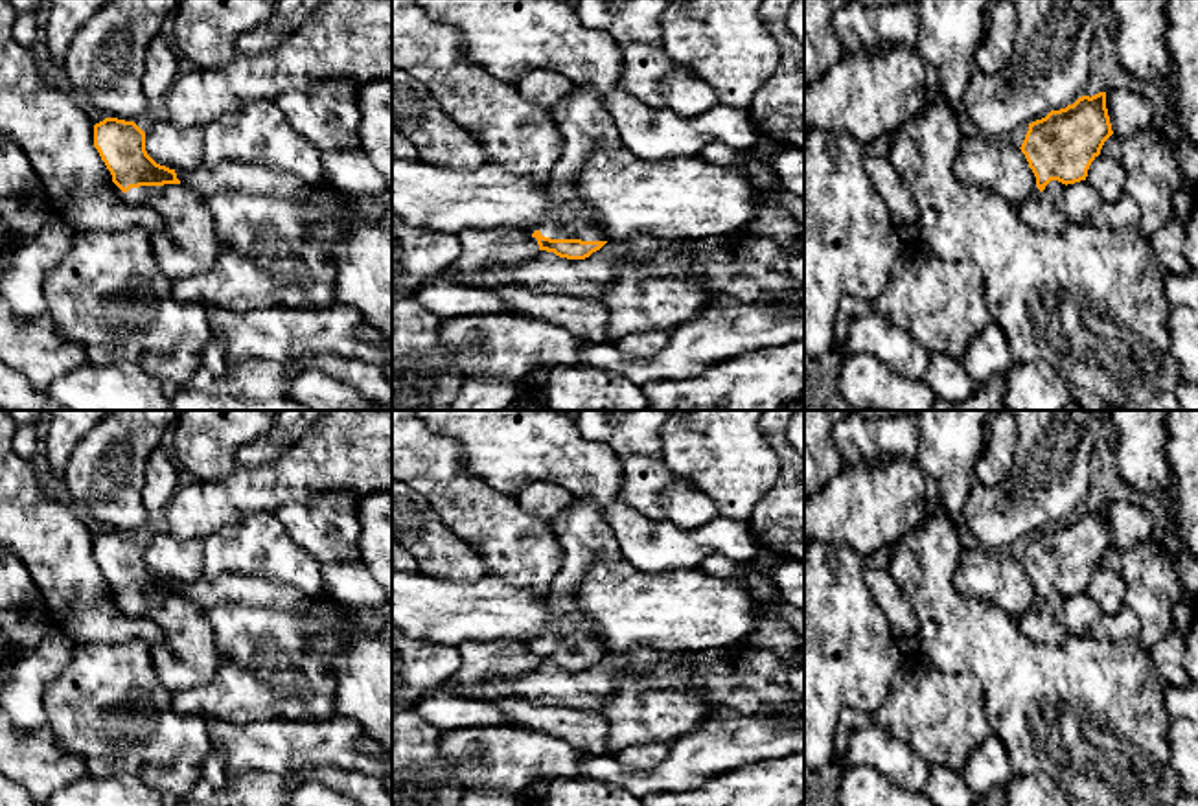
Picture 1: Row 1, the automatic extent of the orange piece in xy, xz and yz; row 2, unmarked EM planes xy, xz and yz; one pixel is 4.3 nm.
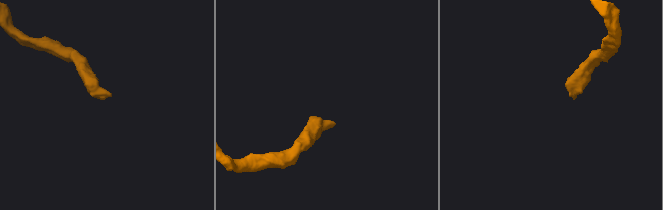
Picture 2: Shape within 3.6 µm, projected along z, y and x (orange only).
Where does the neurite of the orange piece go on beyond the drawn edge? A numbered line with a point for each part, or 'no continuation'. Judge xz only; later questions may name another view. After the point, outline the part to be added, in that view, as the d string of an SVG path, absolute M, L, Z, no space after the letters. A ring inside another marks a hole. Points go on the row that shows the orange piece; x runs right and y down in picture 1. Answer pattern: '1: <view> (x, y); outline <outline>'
1: xz (582, 120); outline M572 85L550 114L563 151L548 182L556 206L539 232L550 239L607 241L593 210L578 199L576 180L593 151L622 145L615 120L598 92L585 85Z

